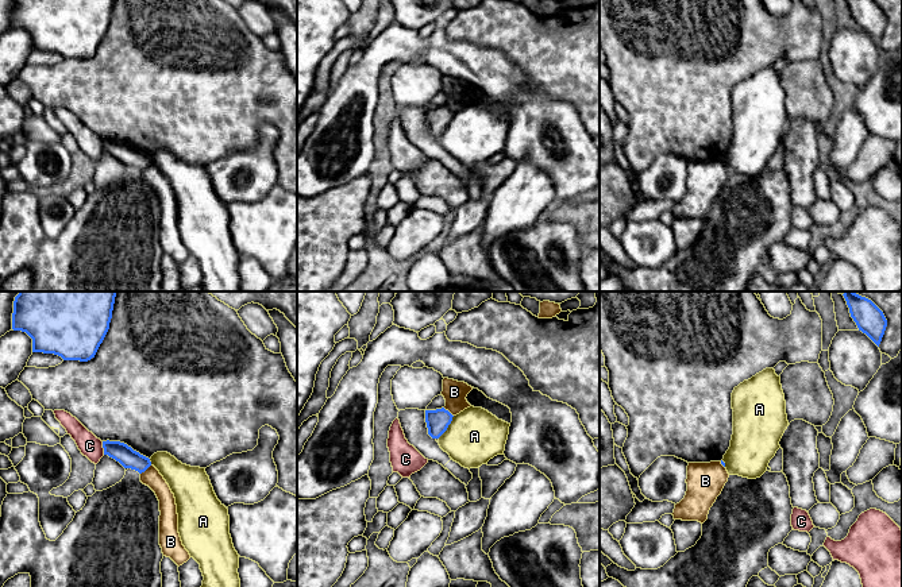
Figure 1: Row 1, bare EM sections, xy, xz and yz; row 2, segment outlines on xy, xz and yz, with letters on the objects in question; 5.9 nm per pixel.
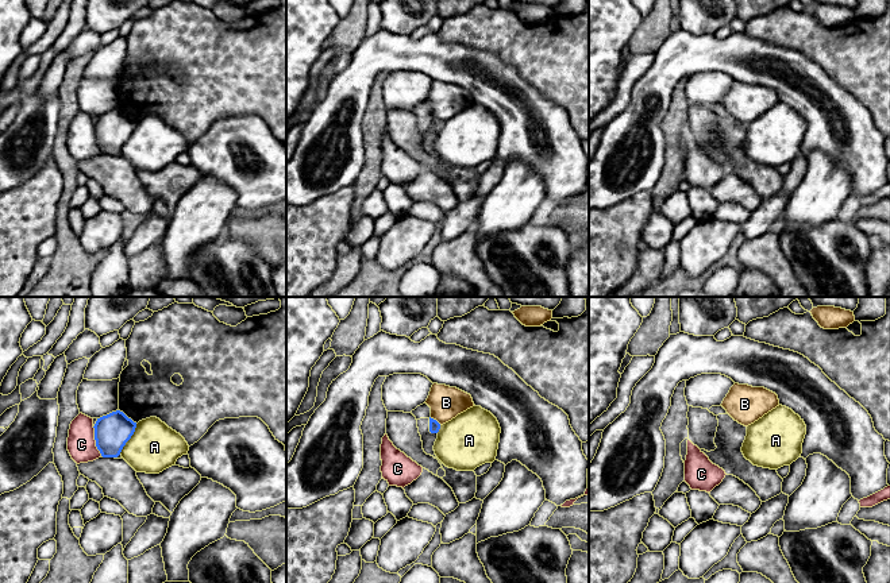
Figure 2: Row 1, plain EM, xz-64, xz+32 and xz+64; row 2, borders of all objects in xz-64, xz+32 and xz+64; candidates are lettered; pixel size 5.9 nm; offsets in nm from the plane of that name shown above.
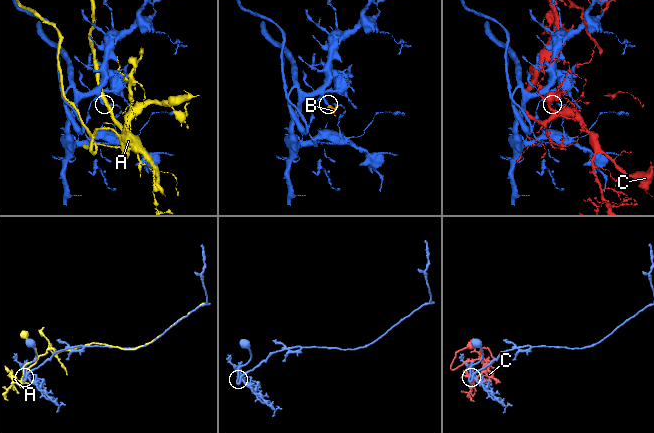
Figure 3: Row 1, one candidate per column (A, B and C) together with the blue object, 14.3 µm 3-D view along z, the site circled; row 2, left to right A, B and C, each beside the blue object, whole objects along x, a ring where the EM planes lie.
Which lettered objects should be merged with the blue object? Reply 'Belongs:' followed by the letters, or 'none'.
Belongs: none

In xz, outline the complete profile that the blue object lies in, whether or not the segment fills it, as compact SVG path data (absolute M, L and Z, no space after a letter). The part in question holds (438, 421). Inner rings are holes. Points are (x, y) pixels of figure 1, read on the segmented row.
M444 408L436 410L425 410L425 422L428 435L432 439L439 439L452 421L452 414Z

